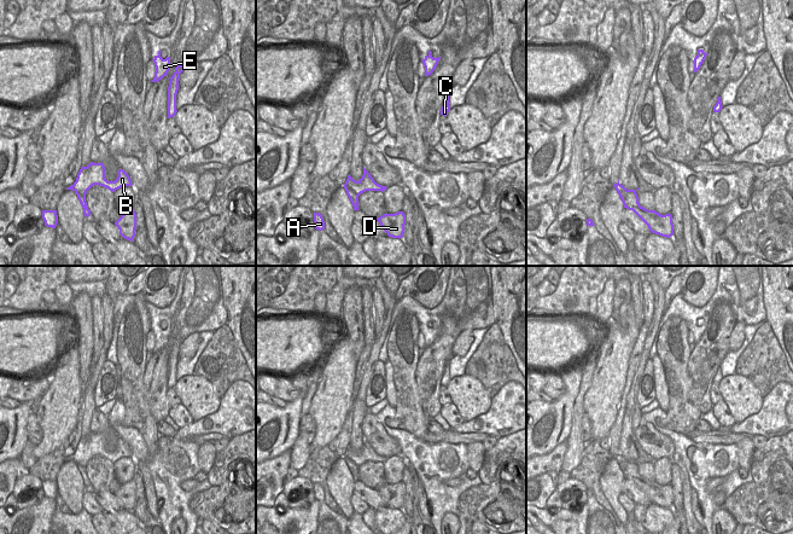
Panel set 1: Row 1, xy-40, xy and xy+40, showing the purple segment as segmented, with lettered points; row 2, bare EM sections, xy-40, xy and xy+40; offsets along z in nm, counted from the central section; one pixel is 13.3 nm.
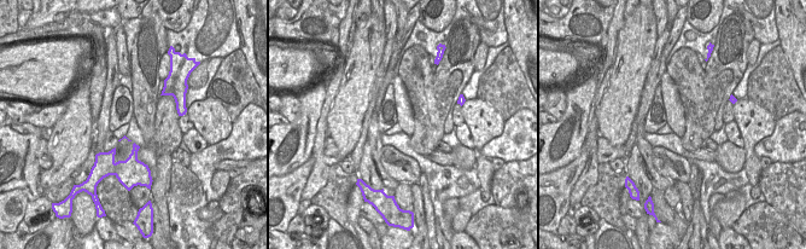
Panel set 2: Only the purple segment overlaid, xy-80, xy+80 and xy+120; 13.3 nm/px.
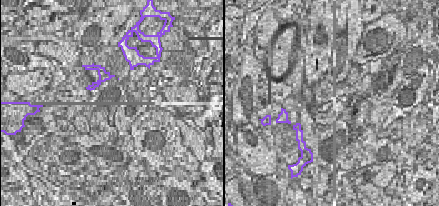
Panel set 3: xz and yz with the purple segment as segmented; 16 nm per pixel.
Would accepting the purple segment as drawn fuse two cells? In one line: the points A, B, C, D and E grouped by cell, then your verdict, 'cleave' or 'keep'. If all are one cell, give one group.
groups A B C E / D; cleave

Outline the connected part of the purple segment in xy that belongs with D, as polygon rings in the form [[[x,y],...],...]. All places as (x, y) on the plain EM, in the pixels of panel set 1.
[[[403,482],[384,484],[377,491],[389,507],[398,510],[403,507],[406,495],[406,486]]]

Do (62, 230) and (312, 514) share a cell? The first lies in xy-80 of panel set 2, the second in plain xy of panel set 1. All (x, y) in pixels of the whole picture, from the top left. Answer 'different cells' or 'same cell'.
same cell

